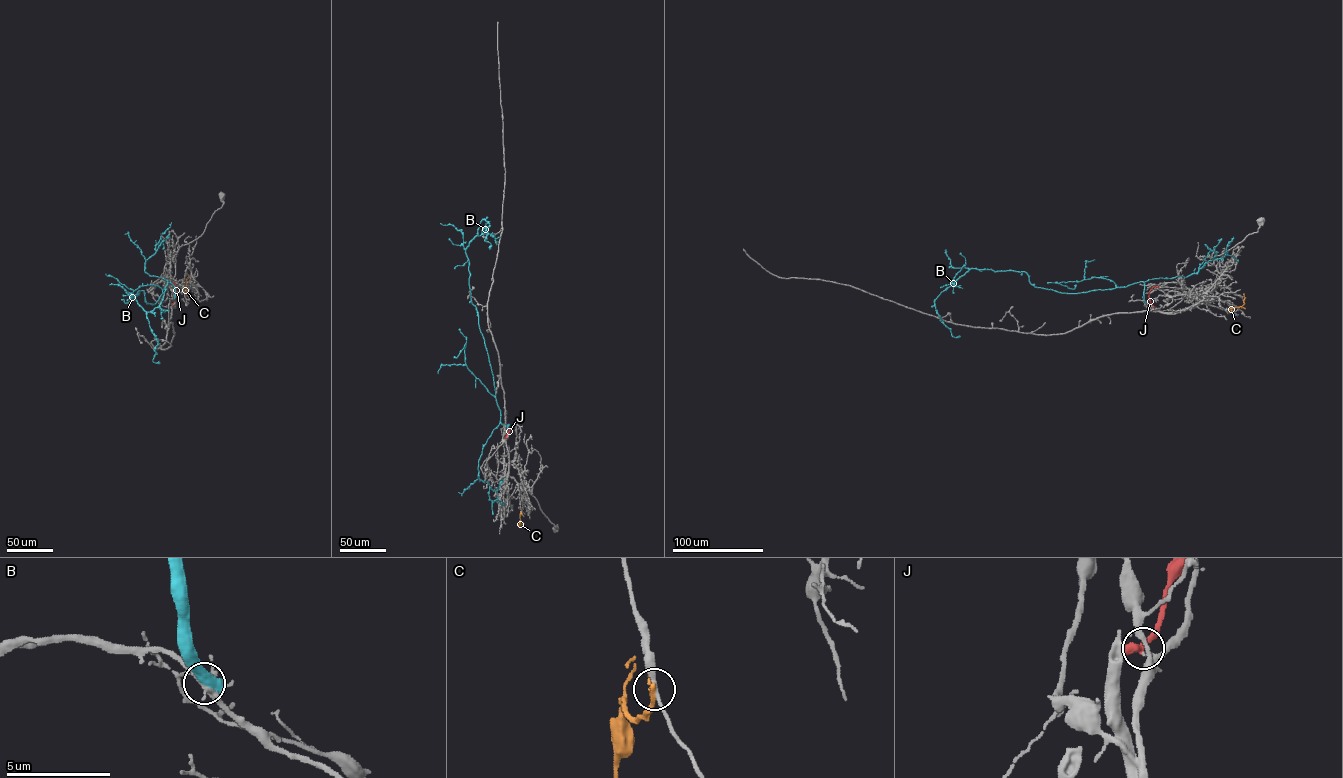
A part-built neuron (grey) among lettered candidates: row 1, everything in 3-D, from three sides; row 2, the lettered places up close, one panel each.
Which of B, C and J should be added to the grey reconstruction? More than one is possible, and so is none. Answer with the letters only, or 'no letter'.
no letter

